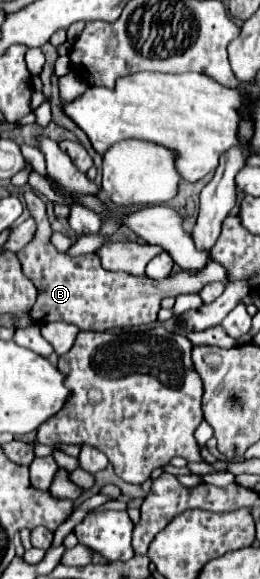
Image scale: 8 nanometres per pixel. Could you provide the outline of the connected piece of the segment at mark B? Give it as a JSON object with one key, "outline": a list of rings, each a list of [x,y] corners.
{"outline":[[[25,192],[25,204],[37,222],[37,230],[33,240],[17,252],[21,262],[21,270],[39,290],[37,302],[29,310],[29,316],[37,322],[69,322],[75,324],[79,330],[107,330],[107,328],[127,328],[127,326],[141,326],[151,324],[157,320],[157,312],[161,309],[161,302],[165,296],[179,296],[179,294],[193,294],[199,292],[209,282],[225,282],[225,268],[217,262],[209,262],[201,272],[177,272],[165,280],[151,280],[151,278],[137,278],[125,272],[109,272],[103,270],[97,254],[81,254],[69,256],[61,254],[51,244],[51,226],[47,222],[45,204],[33,192]]]}

